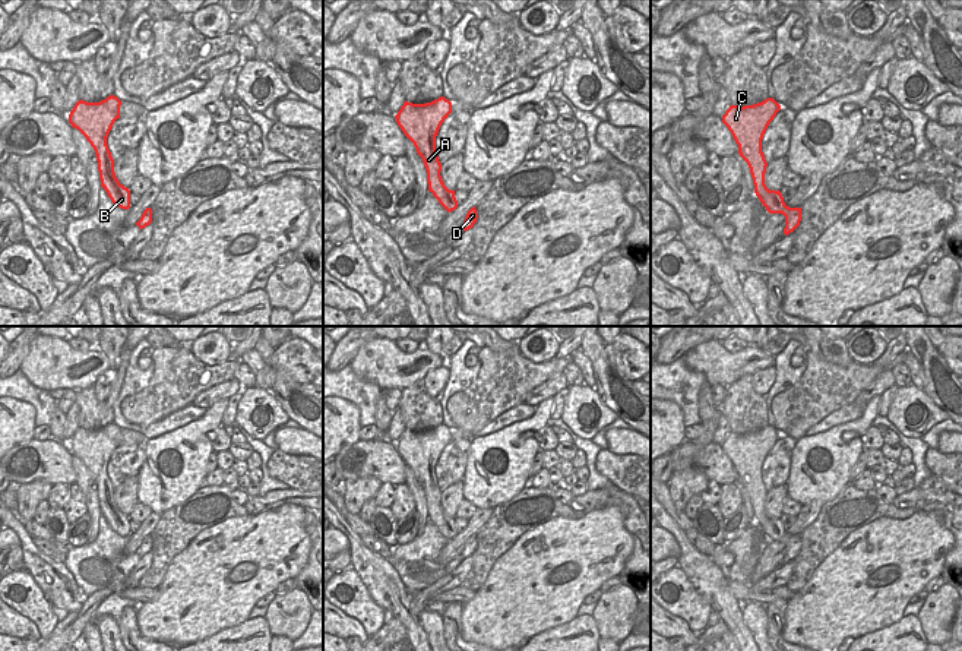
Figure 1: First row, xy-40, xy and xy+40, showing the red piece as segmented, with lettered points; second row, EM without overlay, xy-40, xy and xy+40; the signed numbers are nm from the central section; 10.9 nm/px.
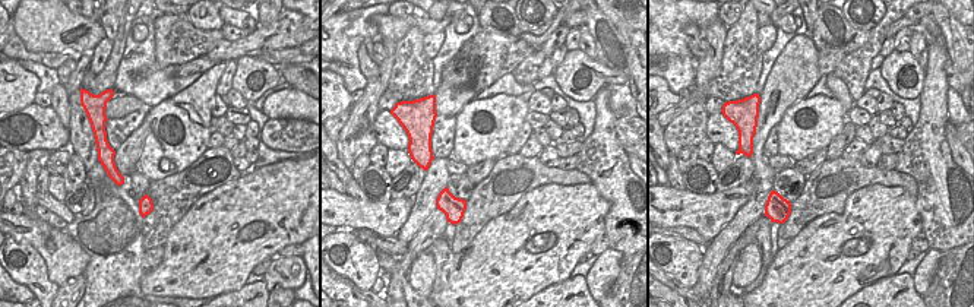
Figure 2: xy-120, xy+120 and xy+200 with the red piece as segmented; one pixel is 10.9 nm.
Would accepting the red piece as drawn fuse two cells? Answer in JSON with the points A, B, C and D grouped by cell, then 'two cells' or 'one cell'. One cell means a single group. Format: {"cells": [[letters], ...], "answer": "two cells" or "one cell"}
{"cells": [["A", "B", "C", "D"]], "answer": "one cell"}

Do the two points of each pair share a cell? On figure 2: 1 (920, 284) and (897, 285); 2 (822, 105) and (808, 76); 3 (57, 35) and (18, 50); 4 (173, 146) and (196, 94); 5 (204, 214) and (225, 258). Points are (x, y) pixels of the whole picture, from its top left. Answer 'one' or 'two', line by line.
1: two
2: two
3: two
4: one
5: one

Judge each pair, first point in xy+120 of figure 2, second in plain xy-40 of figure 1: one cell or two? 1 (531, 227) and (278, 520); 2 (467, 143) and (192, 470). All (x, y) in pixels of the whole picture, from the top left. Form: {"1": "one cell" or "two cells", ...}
{"1": "one cell", "2": "one cell"}

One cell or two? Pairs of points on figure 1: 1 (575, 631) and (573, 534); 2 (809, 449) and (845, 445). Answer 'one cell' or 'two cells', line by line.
1: two cells
2: one cell

